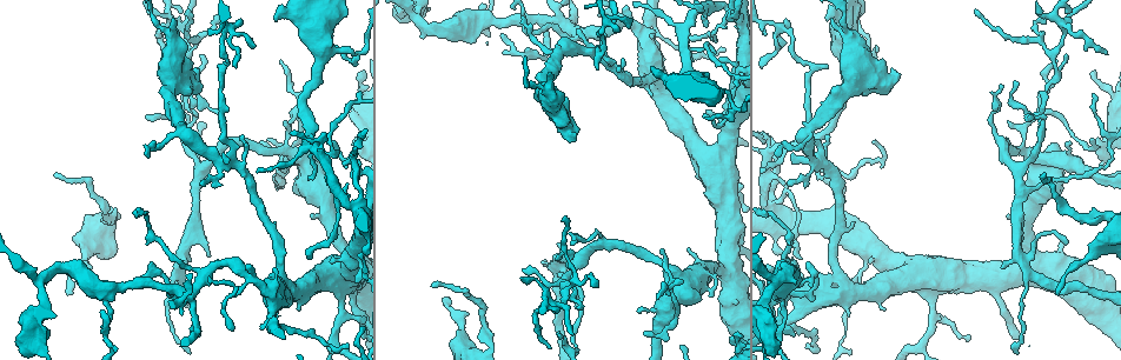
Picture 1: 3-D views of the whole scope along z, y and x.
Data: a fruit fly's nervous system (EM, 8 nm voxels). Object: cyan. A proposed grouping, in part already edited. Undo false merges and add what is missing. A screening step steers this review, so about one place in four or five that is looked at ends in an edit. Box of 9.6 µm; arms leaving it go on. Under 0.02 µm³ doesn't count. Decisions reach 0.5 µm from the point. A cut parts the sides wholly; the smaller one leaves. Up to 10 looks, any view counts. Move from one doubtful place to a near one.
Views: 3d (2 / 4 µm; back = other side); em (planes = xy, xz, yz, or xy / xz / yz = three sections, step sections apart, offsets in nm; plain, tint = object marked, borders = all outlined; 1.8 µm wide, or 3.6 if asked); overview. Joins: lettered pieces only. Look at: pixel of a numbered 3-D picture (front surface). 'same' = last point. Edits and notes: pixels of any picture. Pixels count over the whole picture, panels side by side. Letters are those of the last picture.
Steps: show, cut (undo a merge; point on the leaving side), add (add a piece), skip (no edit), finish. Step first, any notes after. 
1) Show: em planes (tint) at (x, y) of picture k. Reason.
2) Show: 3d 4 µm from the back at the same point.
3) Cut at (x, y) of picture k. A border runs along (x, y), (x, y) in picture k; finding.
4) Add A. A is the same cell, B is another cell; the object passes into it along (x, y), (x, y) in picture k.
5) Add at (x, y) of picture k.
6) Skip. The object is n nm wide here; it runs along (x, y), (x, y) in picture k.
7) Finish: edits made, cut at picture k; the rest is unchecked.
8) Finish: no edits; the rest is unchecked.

Show: 3d 2 µm at (768, 349) of picture 1. Thick turns thin.

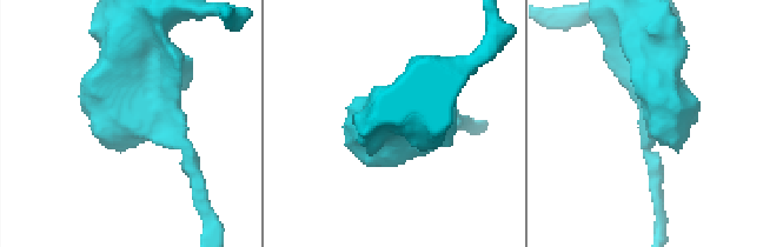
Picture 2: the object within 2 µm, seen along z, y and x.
Show: em xy step 16 (tint) at (146, 118) of picture 2. Now the EM.

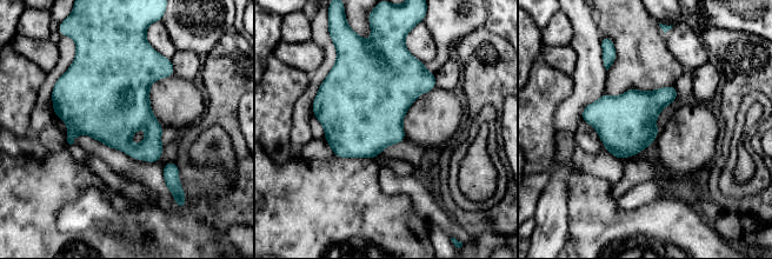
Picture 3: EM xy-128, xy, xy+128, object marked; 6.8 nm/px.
Show: em planes (borders) at the same point. Cut it another way.

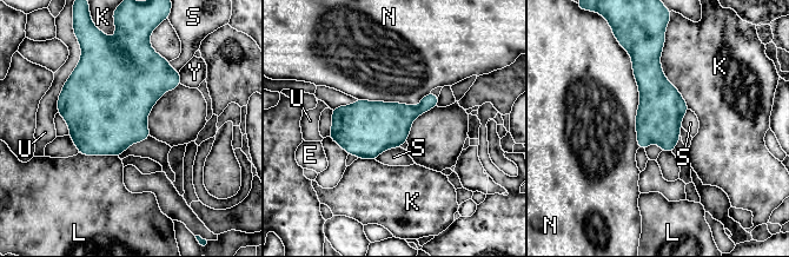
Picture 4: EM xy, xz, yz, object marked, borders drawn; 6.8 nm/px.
Skip. E, K, L, N, S, U and Y are other cells; a border runs along (625, 50), (638, 90), (638, 147) in picture 4; all the same cell.

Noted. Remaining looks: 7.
Show: em xy step 4 (borders) at (1065, 243) of picture 1. An open end.

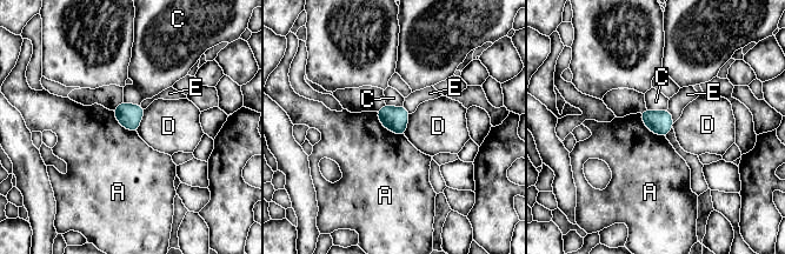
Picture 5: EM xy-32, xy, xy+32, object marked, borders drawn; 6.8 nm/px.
Show: em planes (borders) at the same point. Cut it another way.

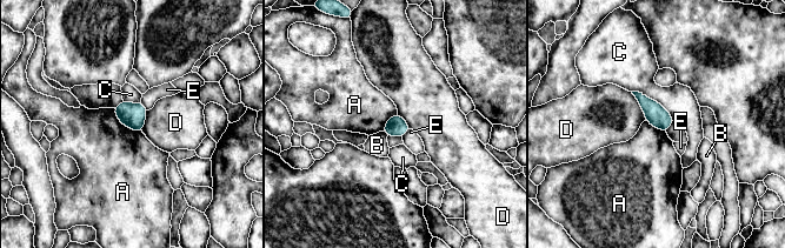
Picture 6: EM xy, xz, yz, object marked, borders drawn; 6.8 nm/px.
Skip. A, B, C, D and E are other cells; a border runs along (113, 108), (124, 125), (141, 132) in picture 6; none of them fits.

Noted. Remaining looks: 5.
Show: 3d 2 µm at (843, 283) of picture 1. Abrupt turn.

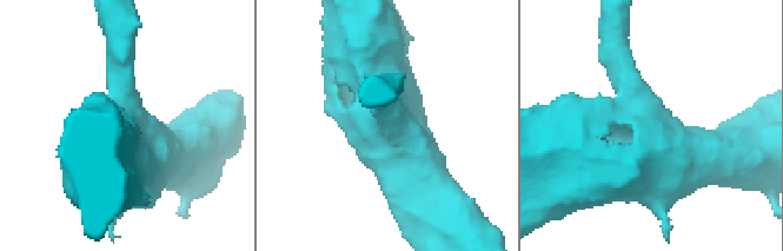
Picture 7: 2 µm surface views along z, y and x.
Show: em xy step 8 (borders) at (402, 129) of picture 7. 4 arms meet here; shape alone is not enough.

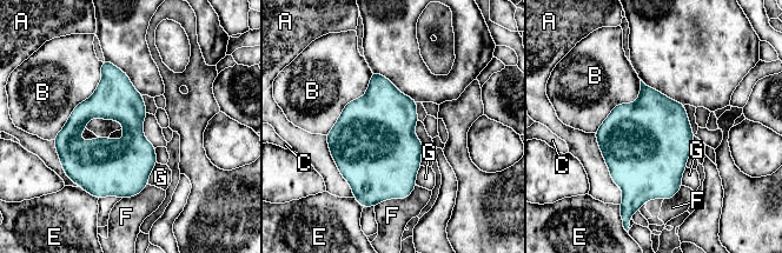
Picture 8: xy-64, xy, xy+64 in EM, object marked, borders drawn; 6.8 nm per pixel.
Skip. The longest contact is with B, 650 nm; A, B, C, E, F and G are other cells; a border runs along (101, 61), (95, 91), (52, 139) in picture 8; one cell here.

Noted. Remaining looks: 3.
Show: 3d 2 µm at (189, 10) of picture 1. Thin end.

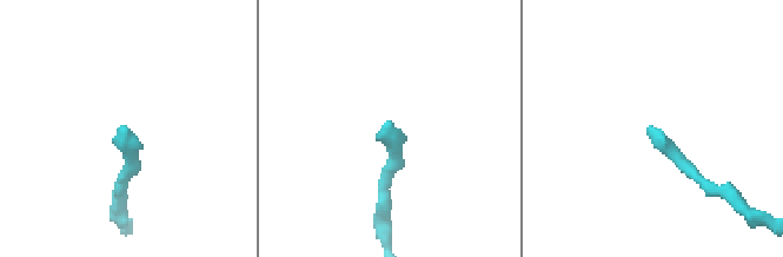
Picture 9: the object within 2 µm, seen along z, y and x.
Show: em xy step 16 (borders) at (390, 121) of picture 9.

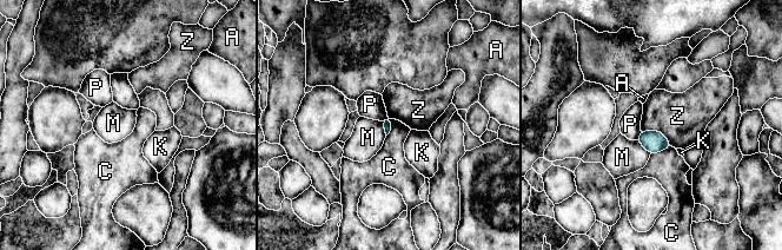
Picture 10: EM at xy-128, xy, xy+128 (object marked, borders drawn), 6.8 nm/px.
Show: em planes (borders) at the same point.

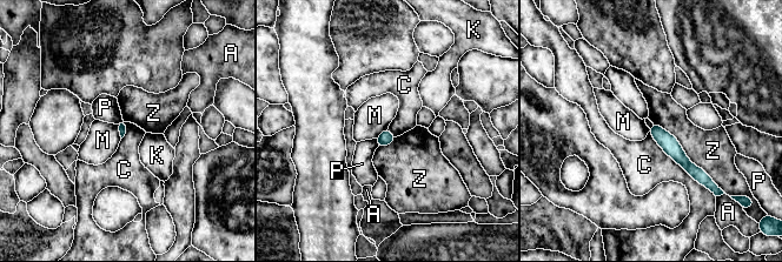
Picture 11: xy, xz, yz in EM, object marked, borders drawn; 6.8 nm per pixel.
Skip. A, C, K, M, P and Z are other cells; it runs along (653, 128), (697, 174), (704, 176) in picture 11; none of them fits.

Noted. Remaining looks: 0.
Finish: no edits; the rest is unchecked.

